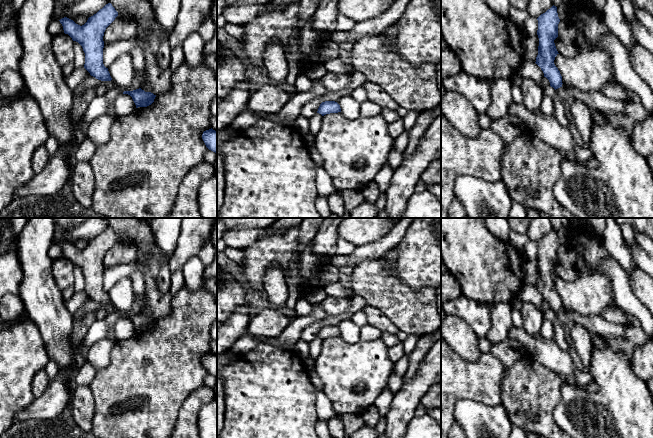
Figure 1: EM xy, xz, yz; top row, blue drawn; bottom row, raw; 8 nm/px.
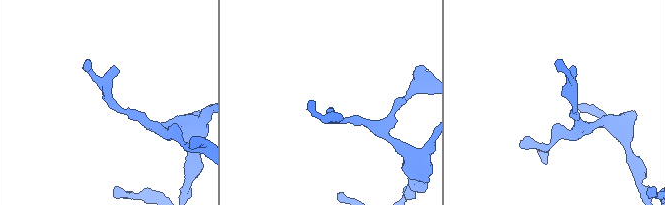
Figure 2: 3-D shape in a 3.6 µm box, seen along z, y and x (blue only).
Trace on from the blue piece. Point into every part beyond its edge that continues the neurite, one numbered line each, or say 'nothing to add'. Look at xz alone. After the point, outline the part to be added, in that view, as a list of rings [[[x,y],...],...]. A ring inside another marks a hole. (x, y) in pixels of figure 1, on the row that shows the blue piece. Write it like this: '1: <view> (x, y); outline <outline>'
nothing to add

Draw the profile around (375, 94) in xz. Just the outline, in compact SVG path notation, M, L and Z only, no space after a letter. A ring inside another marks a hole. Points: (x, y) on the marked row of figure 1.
M366 81L363 84L367 92L368 100L379 105L381 108L397 110L399 105L378 85Z

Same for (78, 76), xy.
M82 67L74 69L68 76L64 76L64 80L71 90L75 90L90 76L90 73L84 67Z

